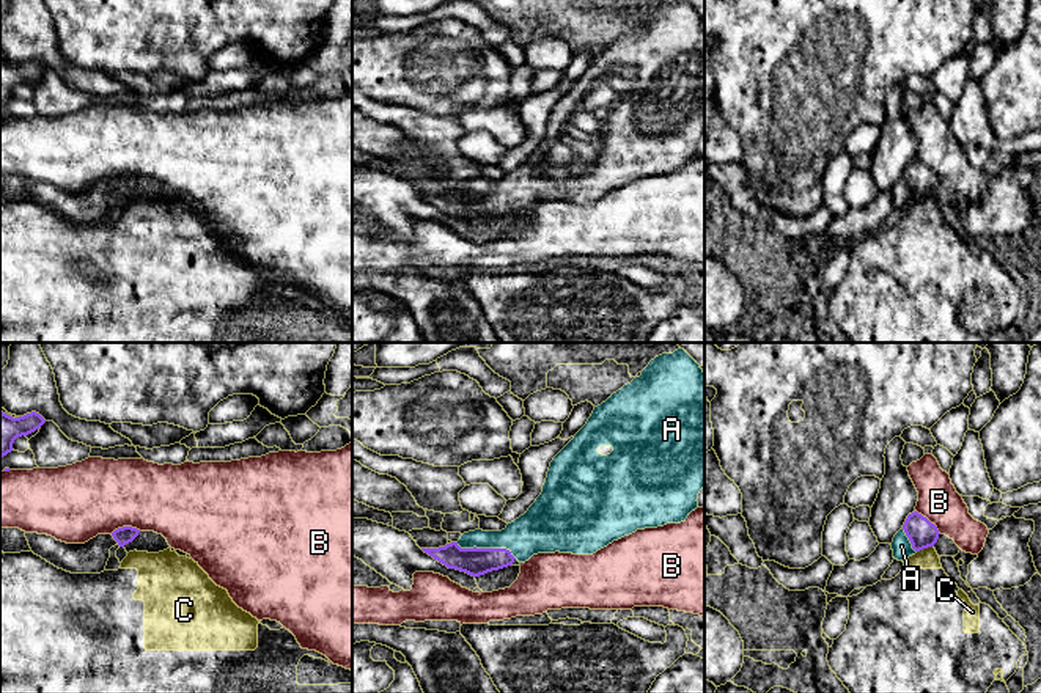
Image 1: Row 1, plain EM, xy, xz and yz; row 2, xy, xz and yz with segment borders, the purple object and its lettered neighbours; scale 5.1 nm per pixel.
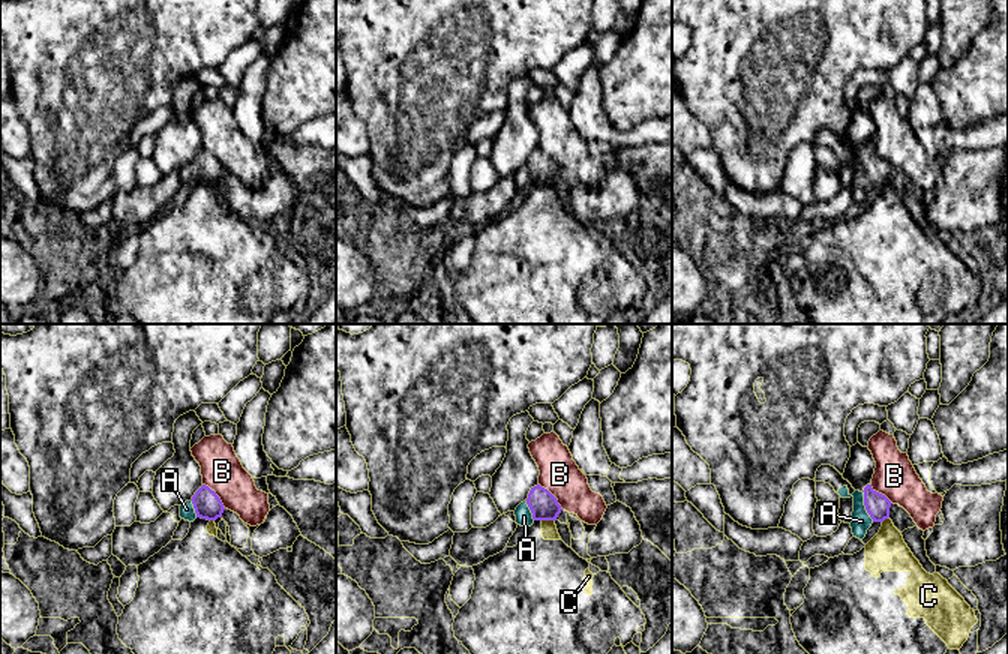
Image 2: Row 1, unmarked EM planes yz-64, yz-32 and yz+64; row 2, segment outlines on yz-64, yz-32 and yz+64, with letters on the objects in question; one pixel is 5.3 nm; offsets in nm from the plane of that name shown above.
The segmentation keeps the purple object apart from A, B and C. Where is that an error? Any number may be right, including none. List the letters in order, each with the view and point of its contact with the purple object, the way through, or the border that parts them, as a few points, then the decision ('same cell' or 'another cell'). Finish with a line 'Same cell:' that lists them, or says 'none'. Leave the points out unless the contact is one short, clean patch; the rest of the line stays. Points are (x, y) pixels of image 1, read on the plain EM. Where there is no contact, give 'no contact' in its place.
A: meets purple in xz at (486, 197); runs through xz (475, 209), (486, 197), (500, 197), (532, 181); same cell
B: meets purple in xy at (125, 175); another cell
C: meets purple in yz at (925, 195); border along yz (933, 194), (917, 200); another cell
Same cell: A

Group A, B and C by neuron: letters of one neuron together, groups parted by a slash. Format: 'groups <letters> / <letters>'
groups A / B / C

